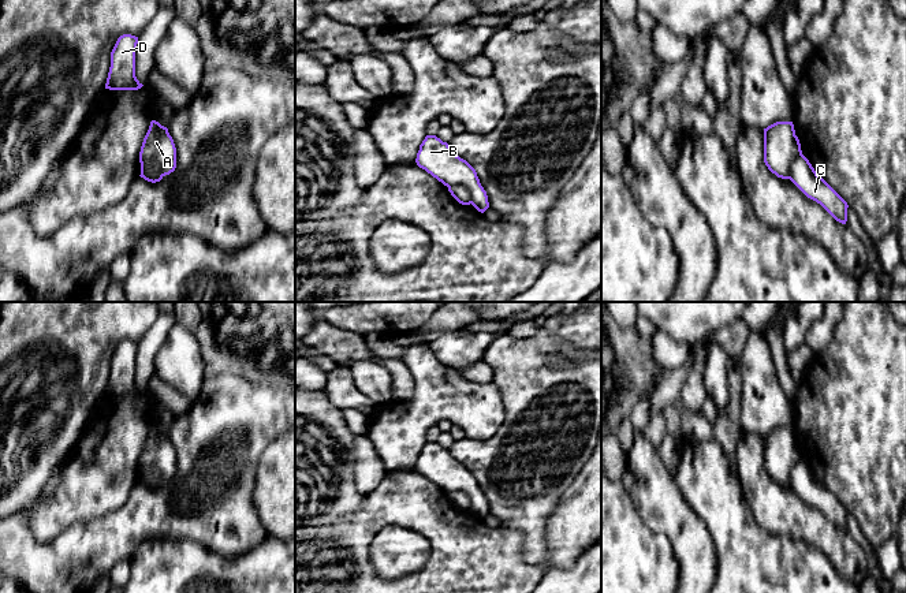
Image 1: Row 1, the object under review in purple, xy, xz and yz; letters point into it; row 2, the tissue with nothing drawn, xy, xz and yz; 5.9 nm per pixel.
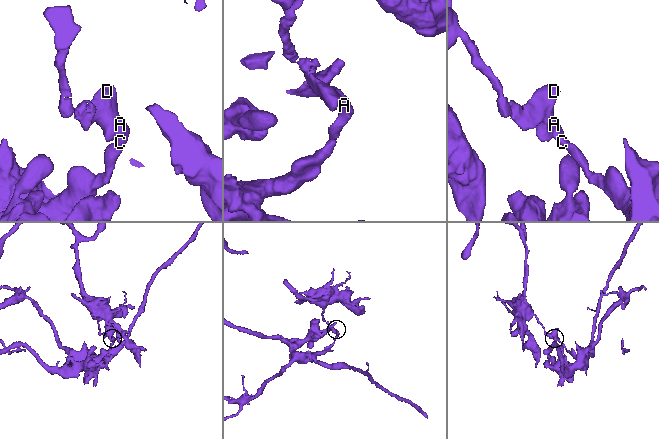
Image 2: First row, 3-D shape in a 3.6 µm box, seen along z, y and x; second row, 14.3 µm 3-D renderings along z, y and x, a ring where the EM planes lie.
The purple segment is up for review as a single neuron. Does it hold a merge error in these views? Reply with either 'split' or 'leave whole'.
split

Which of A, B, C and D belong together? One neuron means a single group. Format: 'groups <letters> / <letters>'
groups A B D / C

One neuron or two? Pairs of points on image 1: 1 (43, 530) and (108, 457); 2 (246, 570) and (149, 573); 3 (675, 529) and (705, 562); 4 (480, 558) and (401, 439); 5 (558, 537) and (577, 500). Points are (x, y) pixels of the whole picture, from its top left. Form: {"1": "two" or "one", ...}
{"1": "one", "2": "one", "3": "one", "4": "two", "5": "one"}

